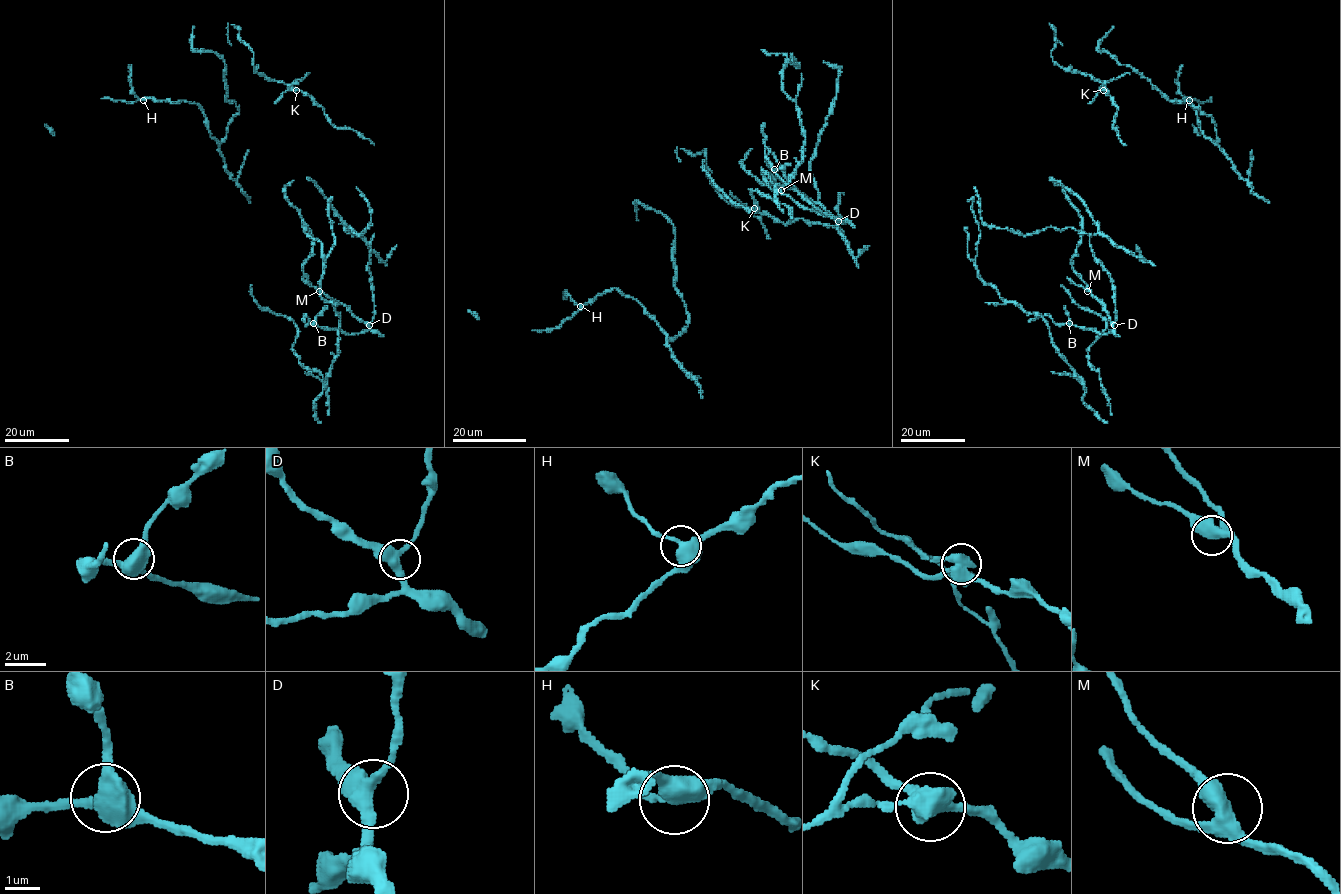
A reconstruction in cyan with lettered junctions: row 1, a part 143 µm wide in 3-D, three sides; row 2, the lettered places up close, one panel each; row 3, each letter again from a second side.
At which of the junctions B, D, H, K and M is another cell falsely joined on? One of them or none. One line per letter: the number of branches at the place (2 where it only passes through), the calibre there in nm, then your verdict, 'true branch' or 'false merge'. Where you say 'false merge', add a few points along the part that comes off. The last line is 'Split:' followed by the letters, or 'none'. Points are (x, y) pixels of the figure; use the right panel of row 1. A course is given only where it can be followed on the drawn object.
B: 3 | 460 nm | true branch
D: 3 | 400 nm | true branch
H: 3 | 440 nm | true branch
K: 3 | 500 nm | false merge | (1103, 90), (1099, 88), (1104, 83), (1130, 73)
M: 3 | 440 nm | true branch
Split: K

